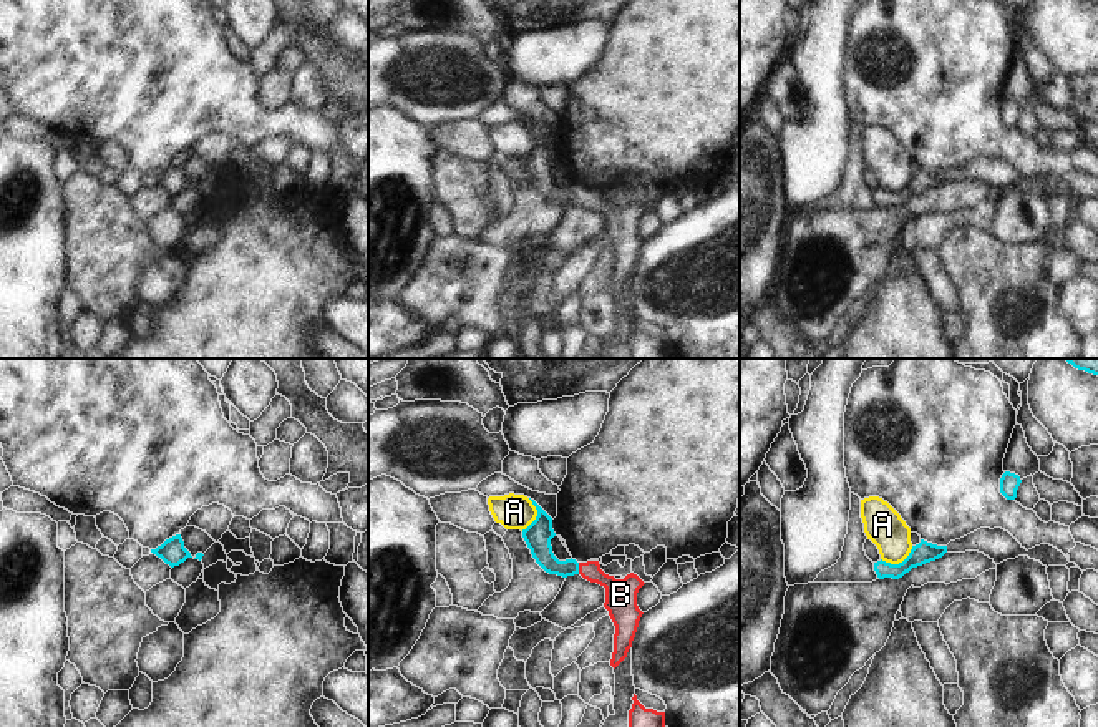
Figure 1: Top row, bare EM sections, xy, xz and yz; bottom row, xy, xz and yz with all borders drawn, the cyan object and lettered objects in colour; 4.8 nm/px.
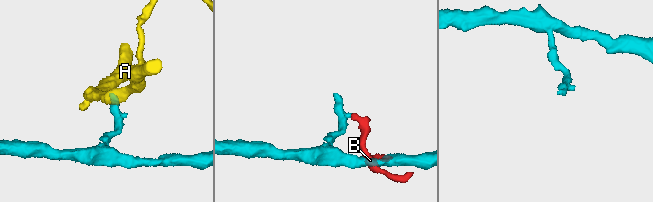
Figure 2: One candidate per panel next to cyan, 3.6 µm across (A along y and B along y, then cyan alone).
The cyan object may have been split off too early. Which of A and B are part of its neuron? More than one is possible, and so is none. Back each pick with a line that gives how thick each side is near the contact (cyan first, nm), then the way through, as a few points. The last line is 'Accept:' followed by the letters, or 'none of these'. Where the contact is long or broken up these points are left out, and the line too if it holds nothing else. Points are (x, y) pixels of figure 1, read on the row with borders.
B: 140 nm thick on the cyan side, 160 nm on the other; runs through xz (538, 535), (556, 566), (578, 568), (606, 580), (621, 595)
Accept: B

